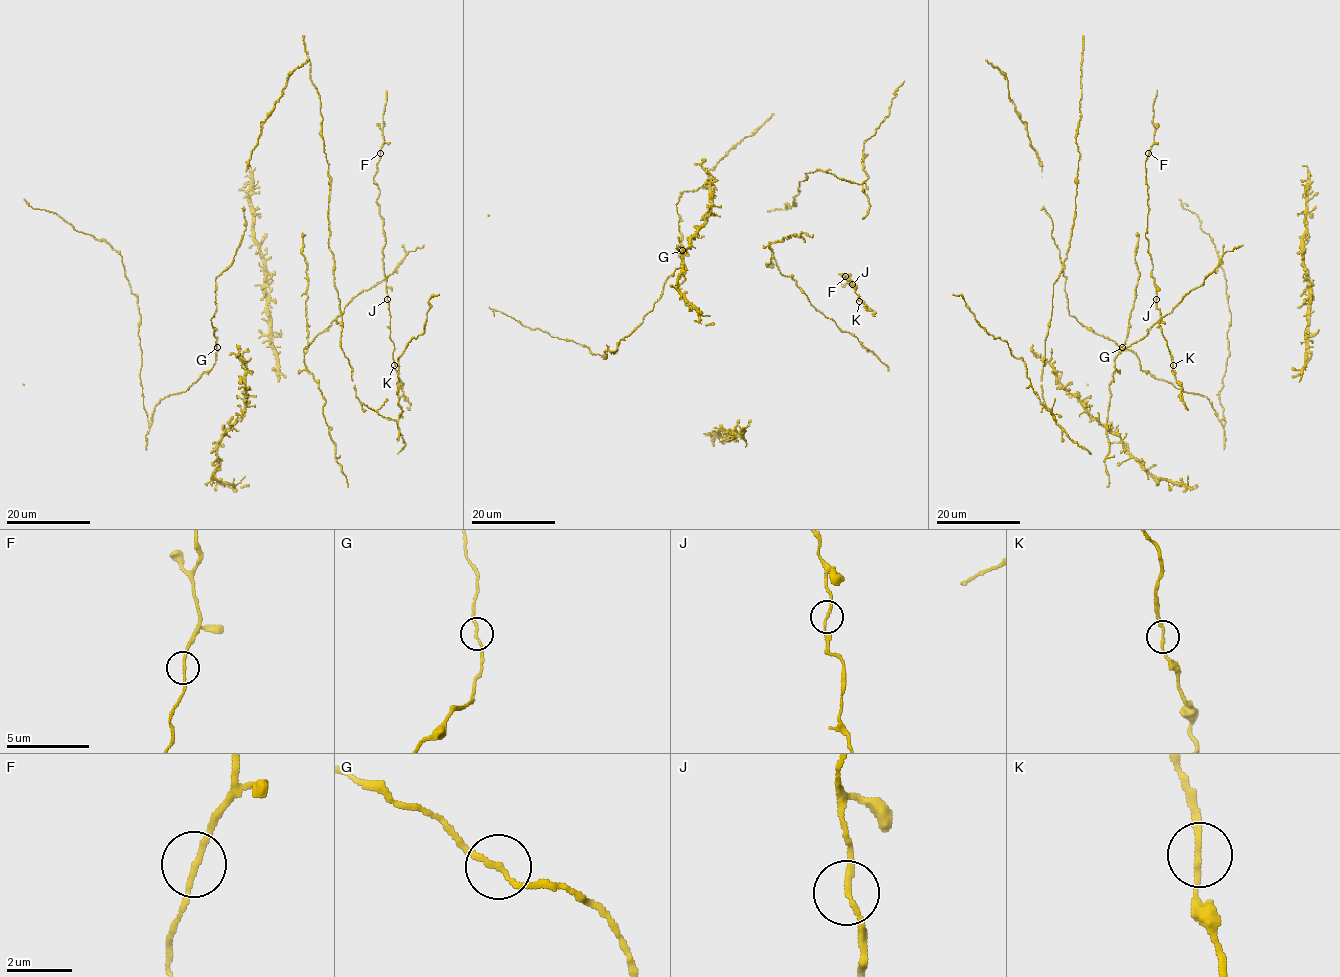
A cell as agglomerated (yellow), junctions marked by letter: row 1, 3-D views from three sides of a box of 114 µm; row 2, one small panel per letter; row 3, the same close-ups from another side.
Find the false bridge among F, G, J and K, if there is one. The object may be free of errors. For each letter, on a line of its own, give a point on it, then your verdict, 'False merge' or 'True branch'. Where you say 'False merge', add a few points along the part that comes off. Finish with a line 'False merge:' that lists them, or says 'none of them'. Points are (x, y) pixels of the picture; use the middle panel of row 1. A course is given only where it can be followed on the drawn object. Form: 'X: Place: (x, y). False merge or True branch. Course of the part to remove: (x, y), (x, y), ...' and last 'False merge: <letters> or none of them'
F: Place: (845, 276). True branch
G: Place: (682, 250). True branch
J: Place: (852, 284). True branch
K: Place: (859, 301). True branch
False merge: none of them

